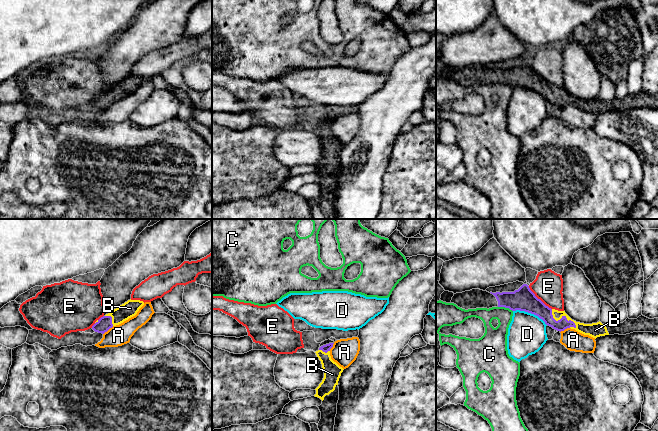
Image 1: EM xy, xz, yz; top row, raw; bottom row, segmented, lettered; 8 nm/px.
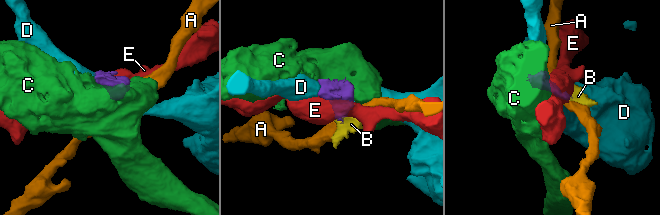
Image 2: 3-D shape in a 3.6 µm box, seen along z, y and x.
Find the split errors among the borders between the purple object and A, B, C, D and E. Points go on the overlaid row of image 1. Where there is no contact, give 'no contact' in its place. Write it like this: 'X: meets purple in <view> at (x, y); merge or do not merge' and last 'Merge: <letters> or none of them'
A: meets purple in xy at (108, 329); do not merge
B: meets purple in yz at (562, 317); merge
C: meets purple in yz at (505, 307); do not merge
D: meets purple in yz at (530, 312); do not merge
E: meets purple in yz at (539, 299); do not merge
Merge: B

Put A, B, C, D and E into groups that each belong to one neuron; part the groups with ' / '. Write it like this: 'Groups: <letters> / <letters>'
Groups: A / B / C / D / E

